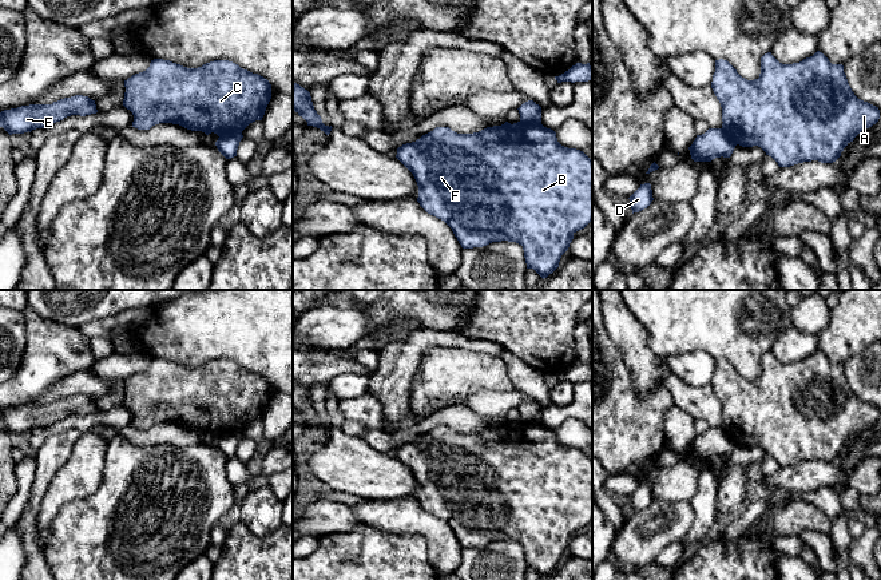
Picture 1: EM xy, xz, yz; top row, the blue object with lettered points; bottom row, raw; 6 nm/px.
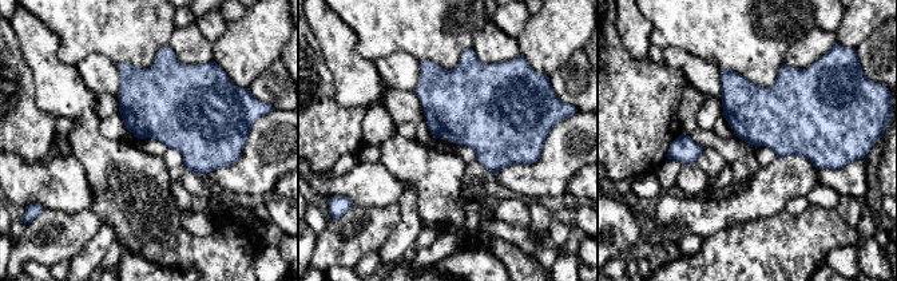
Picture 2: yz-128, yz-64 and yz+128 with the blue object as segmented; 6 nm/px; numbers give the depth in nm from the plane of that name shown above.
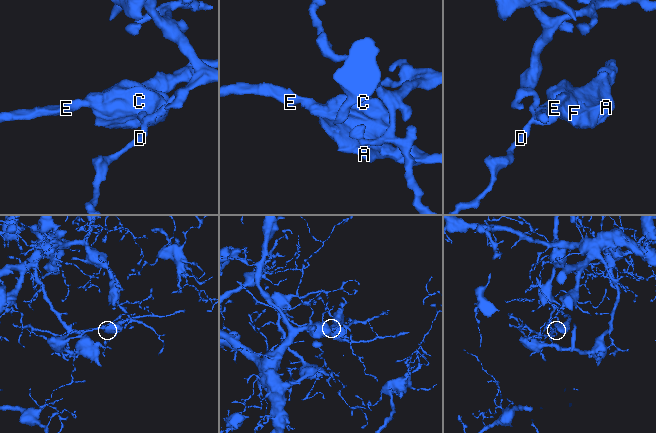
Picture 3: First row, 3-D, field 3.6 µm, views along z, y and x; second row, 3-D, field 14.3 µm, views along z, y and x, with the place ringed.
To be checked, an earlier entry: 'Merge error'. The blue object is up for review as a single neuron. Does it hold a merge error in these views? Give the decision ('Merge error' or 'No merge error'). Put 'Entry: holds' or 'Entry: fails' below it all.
Merge error
Entry: holds

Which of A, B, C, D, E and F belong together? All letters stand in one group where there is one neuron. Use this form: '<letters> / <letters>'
A B C E F / D

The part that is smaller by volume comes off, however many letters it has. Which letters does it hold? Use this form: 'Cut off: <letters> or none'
Cut off: A, B, C, E, F

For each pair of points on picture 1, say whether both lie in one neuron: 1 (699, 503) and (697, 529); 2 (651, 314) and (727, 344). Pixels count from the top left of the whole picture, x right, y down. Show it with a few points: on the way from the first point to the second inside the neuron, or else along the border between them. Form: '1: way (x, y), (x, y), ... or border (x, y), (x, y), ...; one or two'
1: way (699, 509), (699, 523); one
2: way (670, 314), (698, 314), (709, 325); one

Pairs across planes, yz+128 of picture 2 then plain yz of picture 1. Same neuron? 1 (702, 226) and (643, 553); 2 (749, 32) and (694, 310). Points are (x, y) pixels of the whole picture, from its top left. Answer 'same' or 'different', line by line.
1: same
2: same

